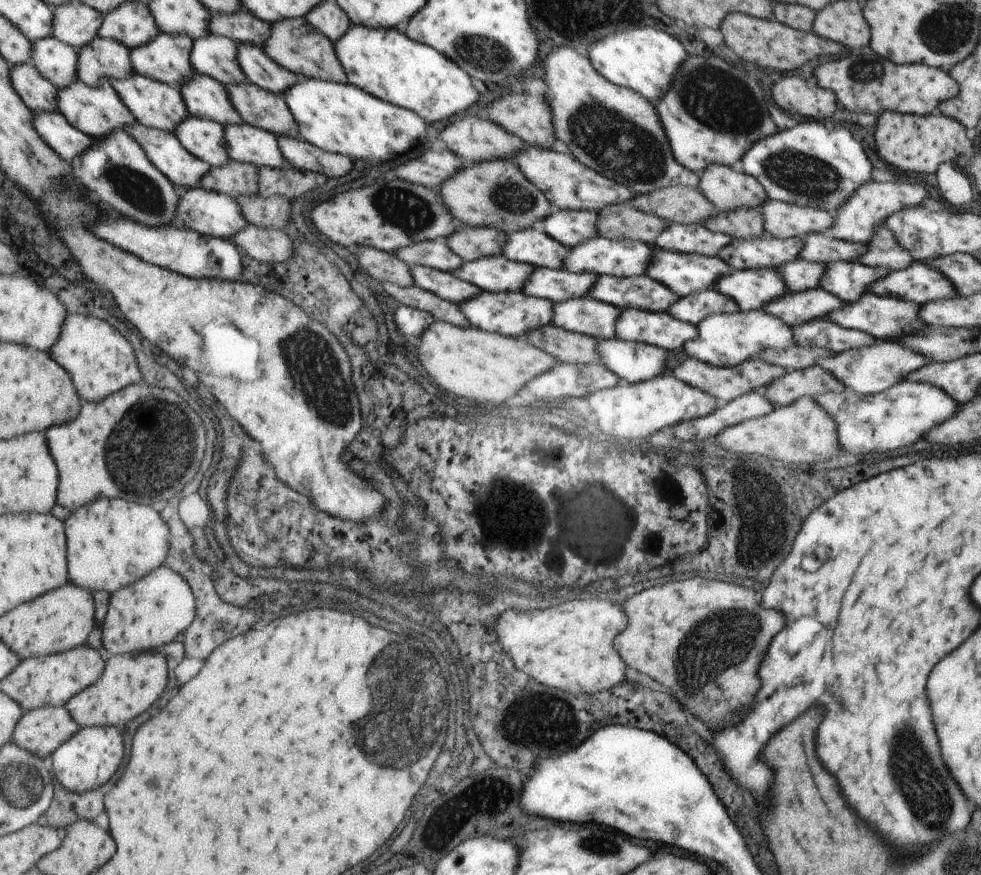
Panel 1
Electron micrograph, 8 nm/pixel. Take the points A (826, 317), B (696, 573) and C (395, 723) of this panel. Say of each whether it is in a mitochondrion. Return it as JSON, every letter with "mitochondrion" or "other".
{"A":"other","B":"other","C":"mitochondrion"}

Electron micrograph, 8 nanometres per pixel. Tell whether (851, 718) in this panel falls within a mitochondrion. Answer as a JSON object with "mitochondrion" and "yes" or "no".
{"mitochondrion":"no"}

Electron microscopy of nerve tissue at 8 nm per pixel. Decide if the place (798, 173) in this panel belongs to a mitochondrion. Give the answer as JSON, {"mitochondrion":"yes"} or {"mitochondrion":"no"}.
{"mitochondrion":"yes"}

